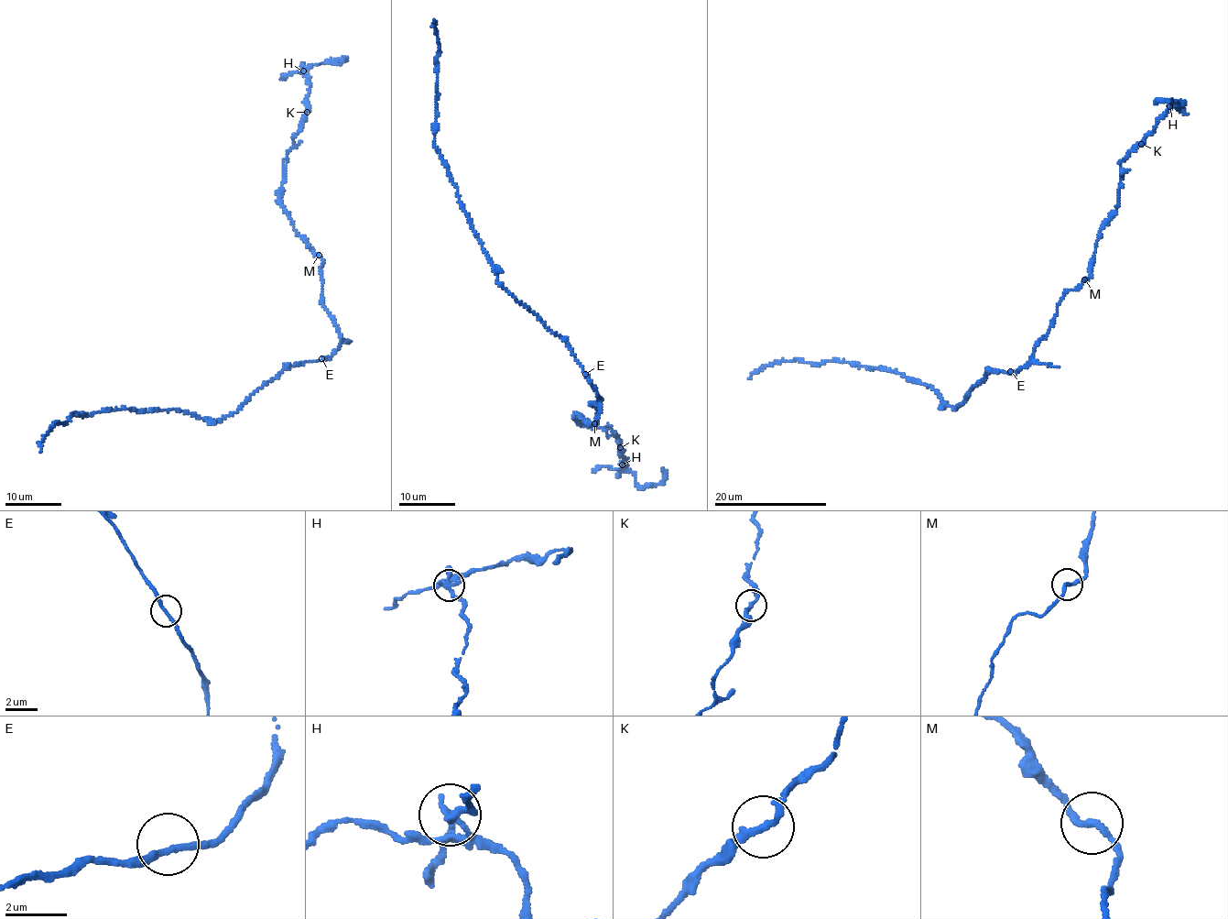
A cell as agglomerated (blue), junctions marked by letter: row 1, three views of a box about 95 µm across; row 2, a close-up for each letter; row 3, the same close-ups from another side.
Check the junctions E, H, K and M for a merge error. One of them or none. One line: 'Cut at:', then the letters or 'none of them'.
Cut at: H

